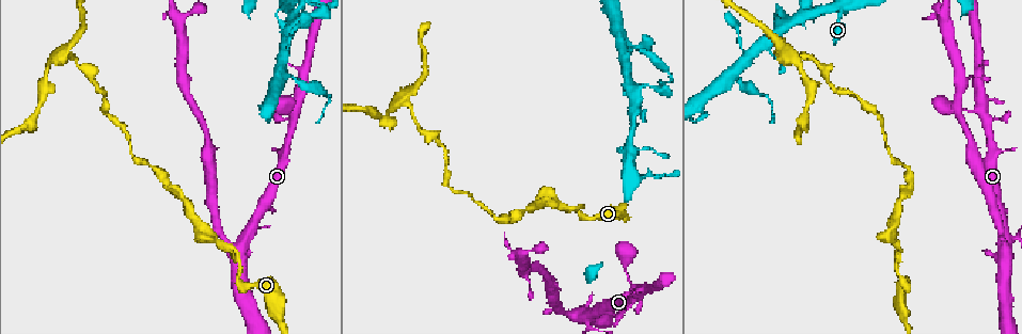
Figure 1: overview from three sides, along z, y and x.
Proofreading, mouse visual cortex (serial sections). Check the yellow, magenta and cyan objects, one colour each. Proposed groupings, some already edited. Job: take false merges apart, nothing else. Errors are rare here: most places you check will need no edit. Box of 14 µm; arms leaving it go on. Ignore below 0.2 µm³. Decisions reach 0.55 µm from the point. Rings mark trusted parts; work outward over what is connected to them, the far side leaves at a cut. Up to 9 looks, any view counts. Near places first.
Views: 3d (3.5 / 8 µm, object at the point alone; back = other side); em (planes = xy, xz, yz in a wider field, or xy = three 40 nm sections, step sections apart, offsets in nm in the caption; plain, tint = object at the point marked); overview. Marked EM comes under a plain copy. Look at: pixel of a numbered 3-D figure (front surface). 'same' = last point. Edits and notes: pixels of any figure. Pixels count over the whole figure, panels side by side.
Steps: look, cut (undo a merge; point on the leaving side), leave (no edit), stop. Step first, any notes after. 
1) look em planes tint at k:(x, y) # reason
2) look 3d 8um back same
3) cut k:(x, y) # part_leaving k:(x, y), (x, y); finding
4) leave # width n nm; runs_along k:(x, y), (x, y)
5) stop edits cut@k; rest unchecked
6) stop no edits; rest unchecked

look 3d 8um at 1:(295, 111) # three arms meet

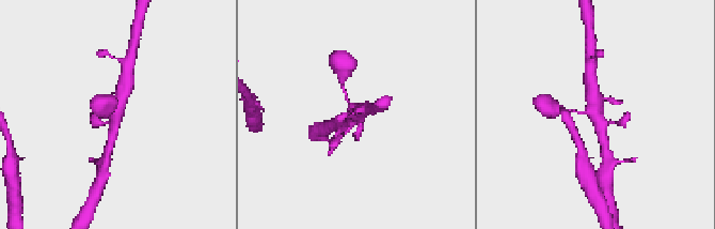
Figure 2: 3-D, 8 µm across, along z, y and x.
look em planes tint at 2:(116, 111) # shape alone is not enough

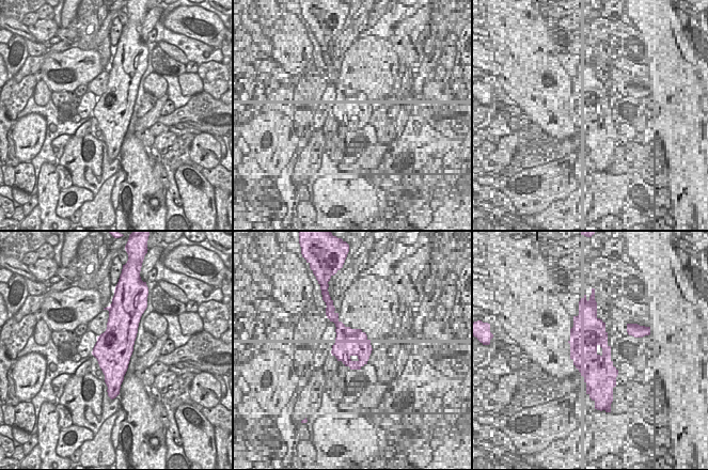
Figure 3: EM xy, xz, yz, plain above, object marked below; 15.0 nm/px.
leave # runs_along 2:(110, 140), (126, 84); one cell here

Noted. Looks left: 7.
look 3d 8um at 1:(583, 215) # sharp bend

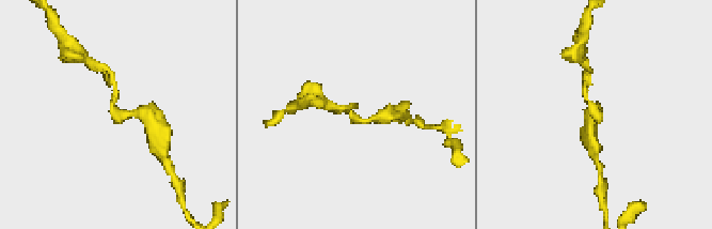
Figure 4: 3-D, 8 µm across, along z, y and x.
look 3d 3.5um at 4:(119, 114) # zoom in

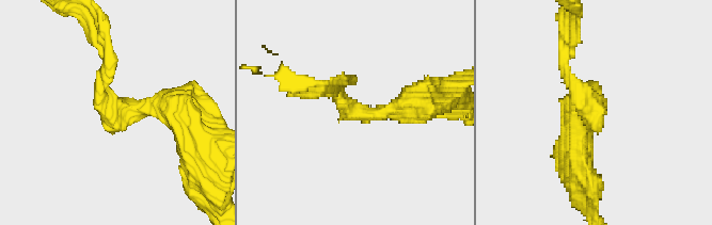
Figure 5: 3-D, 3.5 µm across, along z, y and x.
leave # arm_widths 150, 350 nm; all the same cell

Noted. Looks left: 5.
look 3d 3.5um at 1:(578, 318) # thin arm on a thick one

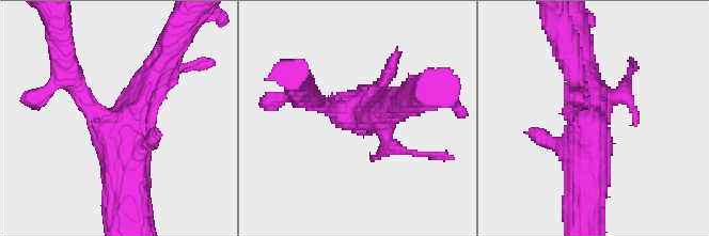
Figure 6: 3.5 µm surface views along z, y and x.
look em planes tint at 6:(121, 119)

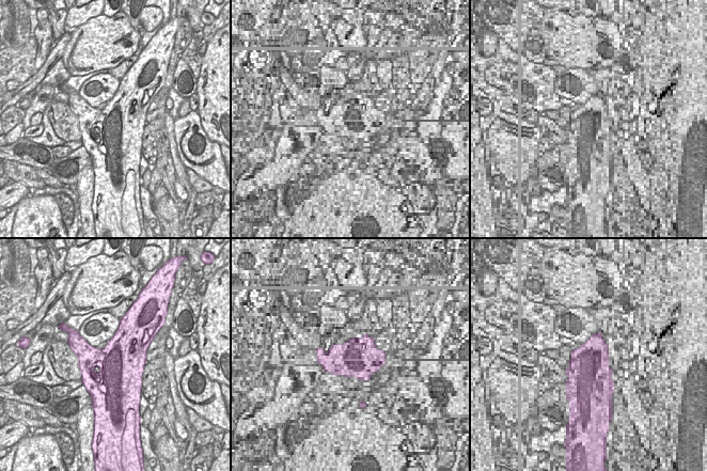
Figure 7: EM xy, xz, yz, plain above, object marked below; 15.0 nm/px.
leave # width 850 nm; runs_along 6:(162, 65), (120, 121), (71, 78); continuous, no second cell

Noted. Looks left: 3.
look 3d 3.5um at 1:(63, 59) # three arms meet

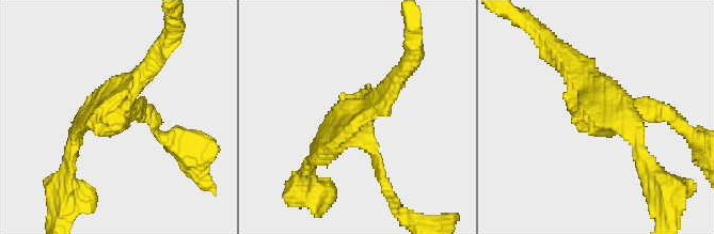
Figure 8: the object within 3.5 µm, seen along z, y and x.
look em xy step 5 tint at 8:(352, 135) # need the tissue

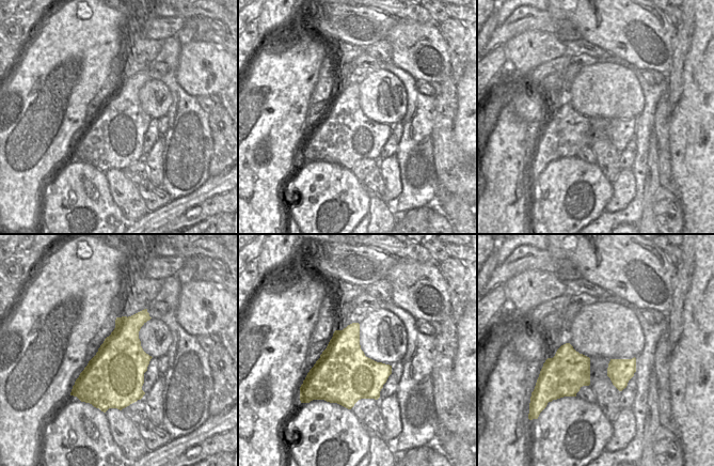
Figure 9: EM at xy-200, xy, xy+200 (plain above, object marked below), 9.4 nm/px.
leave # runs_along 8:(152, 119), (90, 115), (73, 149); all the same cell

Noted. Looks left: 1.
stop no edits; rest unchecked

